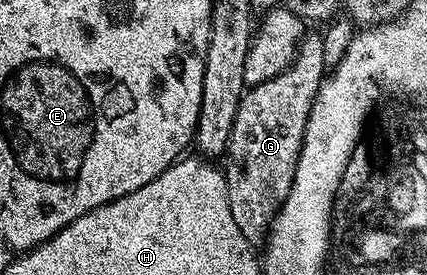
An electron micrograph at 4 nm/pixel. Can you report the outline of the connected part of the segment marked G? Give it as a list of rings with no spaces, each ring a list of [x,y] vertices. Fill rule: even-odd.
[[[309,31],[301,39],[297,58],[285,70],[246,88],[241,95],[228,147],[223,154],[223,172],[231,215],[243,237],[252,245],[268,236],[282,200],[290,193],[298,156],[305,142],[309,112],[326,73],[323,36],[320,32]]]

